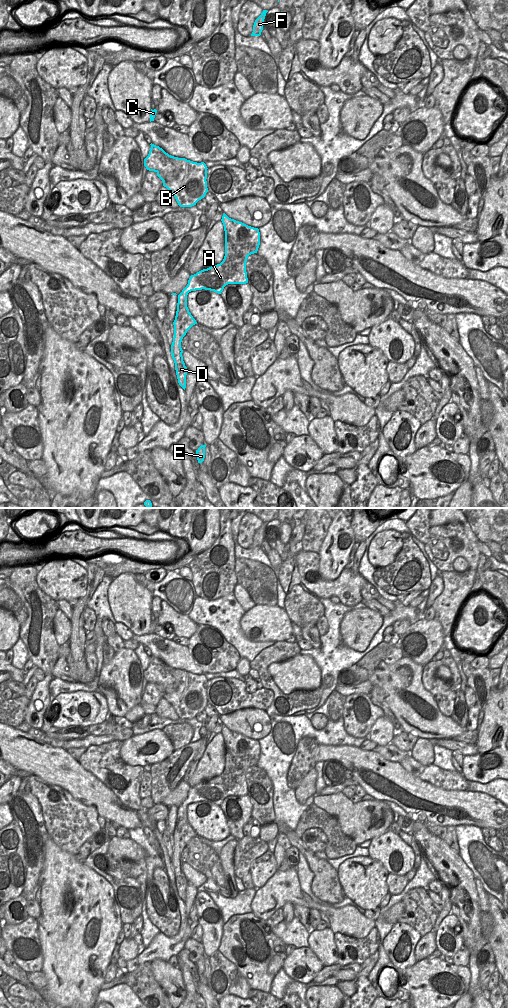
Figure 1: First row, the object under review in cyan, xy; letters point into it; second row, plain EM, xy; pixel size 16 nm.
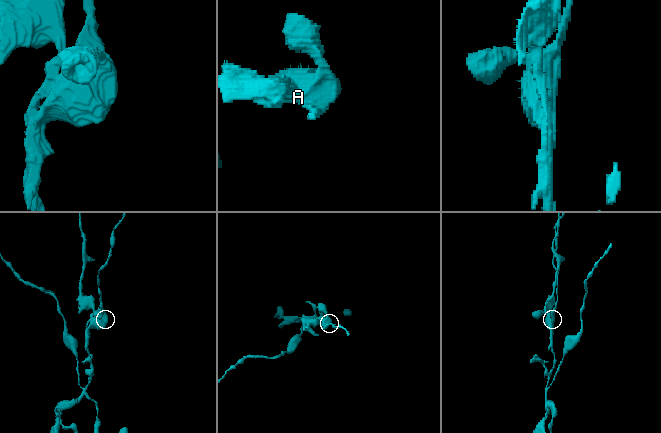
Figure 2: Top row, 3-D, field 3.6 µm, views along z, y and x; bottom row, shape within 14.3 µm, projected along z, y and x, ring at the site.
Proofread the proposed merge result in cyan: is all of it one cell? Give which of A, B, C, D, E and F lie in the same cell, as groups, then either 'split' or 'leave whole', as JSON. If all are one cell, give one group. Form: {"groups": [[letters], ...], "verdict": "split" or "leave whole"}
{"groups": [["A", "D", "E", "F"], ["B", "C"]], "verdict": "split"}

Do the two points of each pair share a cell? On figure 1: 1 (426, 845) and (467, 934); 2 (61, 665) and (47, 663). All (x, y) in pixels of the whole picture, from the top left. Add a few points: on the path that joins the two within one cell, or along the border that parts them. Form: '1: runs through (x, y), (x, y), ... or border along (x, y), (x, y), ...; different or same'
1: runs through (445, 867), (461, 884), (463, 901), (467, 912); same
2: border along (59, 656), (51, 673); different

